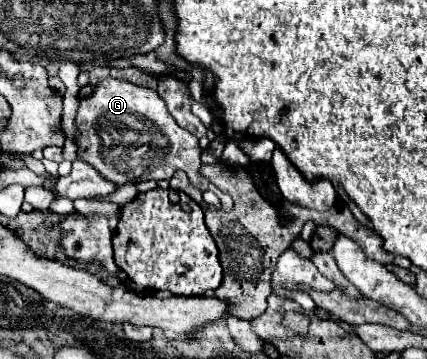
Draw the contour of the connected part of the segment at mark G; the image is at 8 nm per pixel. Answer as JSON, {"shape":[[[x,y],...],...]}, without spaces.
{"shape":[[[104,79],[90,97],[82,99],[76,125],[80,129],[78,157],[92,163],[106,179],[126,185],[140,181],[170,179],[178,169],[188,175],[200,173],[200,145],[198,139],[178,127],[174,117],[170,117],[166,105],[156,91],[132,85],[128,81]]]}

